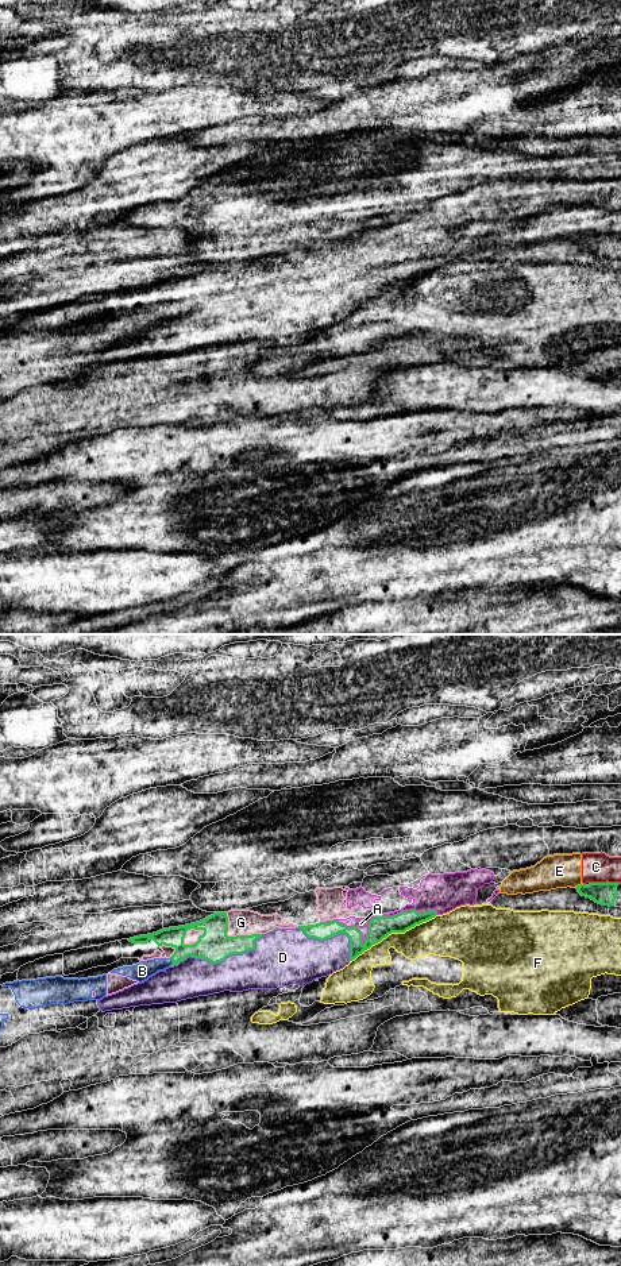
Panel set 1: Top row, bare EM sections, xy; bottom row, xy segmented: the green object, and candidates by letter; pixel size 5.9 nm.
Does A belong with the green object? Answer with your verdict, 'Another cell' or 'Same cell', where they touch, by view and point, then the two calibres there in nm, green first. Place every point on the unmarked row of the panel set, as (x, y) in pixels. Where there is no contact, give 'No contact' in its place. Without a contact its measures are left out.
Same cell. Touches green at xy (355, 280). Thickness 140 nm (green) against 80 nm

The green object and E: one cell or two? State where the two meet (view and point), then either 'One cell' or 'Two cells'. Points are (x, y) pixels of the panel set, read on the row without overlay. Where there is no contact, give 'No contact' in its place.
Touches green at xy (578, 238). Two cells

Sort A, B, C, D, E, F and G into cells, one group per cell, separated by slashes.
A D / B G / C E / F

